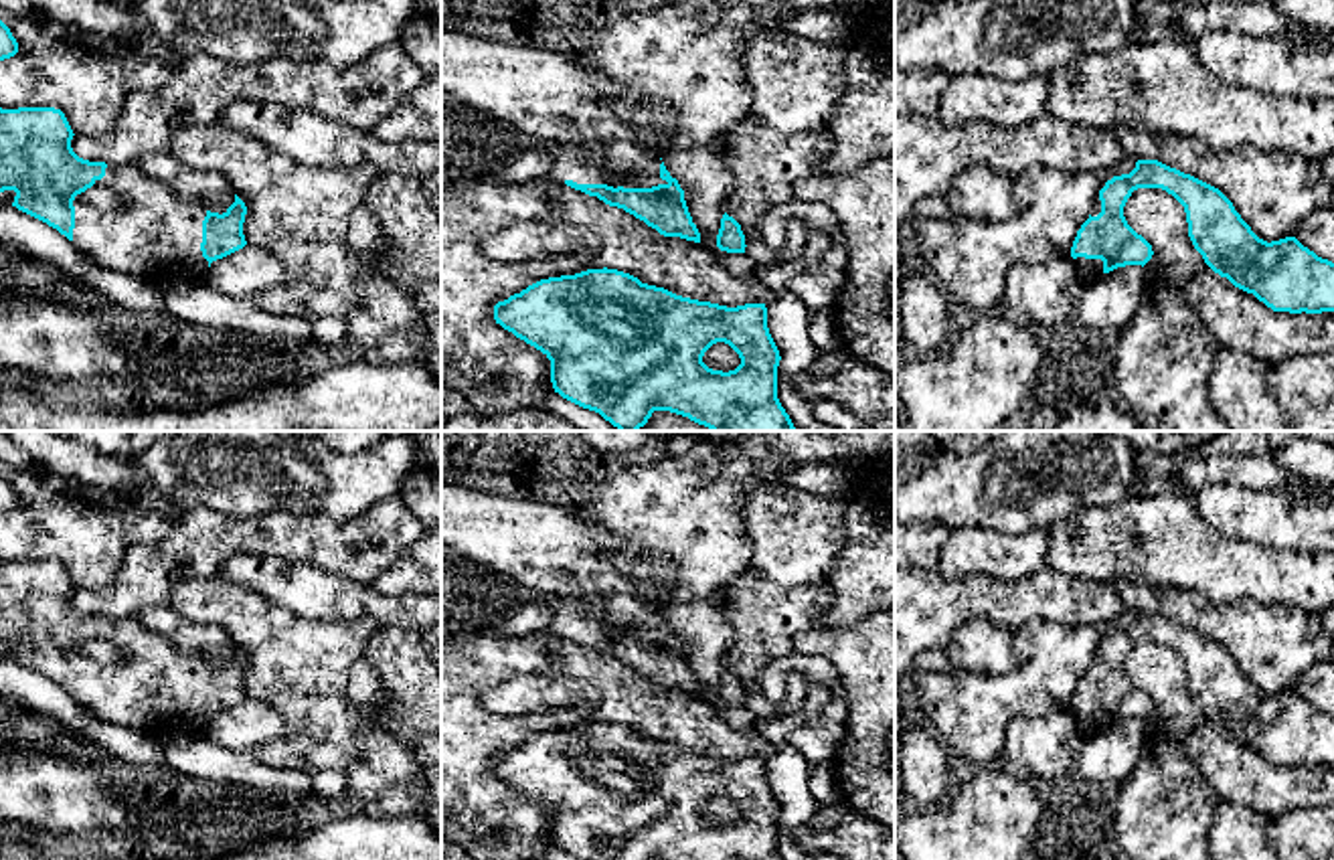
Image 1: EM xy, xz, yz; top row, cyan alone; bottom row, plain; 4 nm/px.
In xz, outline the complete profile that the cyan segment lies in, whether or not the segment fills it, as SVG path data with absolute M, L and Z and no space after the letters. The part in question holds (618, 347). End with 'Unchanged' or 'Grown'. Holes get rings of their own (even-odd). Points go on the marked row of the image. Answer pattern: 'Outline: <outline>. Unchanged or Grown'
Outline: M603 267L540 279L520 293L498 302L494 306L494 320L551 360L555 393L599 413L619 431L638 431L654 411L688 417L711 431L796 431L777 399L777 366L781 356L767 328L765 304L727 308L698 302L642 283L630 273ZM717 342L729 344L739 354L741 364L735 370L713 370L702 362L704 352Z. Unchanged

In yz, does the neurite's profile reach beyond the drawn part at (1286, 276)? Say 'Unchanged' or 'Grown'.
Grown

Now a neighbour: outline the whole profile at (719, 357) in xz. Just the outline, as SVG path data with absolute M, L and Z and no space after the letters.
M717 342L704 352L702 362L713 370L729 372L741 364L741 358L729 344Z

